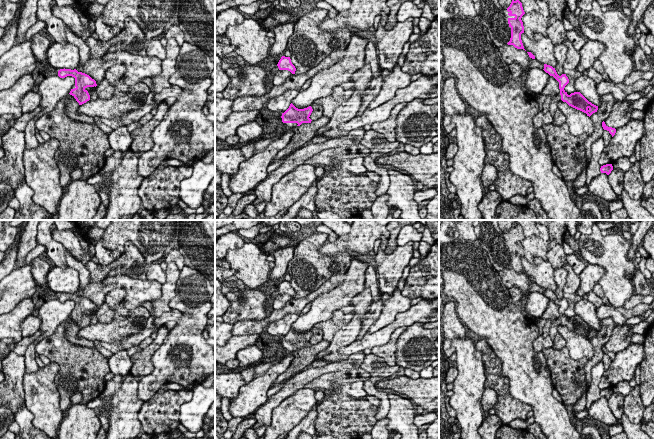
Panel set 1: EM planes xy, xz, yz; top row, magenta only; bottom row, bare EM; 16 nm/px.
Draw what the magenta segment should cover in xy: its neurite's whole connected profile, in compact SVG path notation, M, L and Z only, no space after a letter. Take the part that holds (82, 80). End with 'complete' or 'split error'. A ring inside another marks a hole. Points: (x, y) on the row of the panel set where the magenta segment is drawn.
M60 69L58 71L58 76L60 78L65 78L67 76L72 76L75 78L75 88L71 89L69 94L76 99L79 105L82 105L90 100L90 95L86 88L97 86L94 79L85 73L78 72L76 69Z; complete

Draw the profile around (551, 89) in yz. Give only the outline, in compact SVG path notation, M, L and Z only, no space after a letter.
M549 76L548 83L546 84L542 94L551 97L549 112L552 116L554 116L556 109L558 108L557 104L561 101L561 95L559 82L553 76Z

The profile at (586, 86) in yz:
M587 75L579 76L574 81L576 92L580 92L589 102L599 106L601 104L601 95L597 92L597 83Z

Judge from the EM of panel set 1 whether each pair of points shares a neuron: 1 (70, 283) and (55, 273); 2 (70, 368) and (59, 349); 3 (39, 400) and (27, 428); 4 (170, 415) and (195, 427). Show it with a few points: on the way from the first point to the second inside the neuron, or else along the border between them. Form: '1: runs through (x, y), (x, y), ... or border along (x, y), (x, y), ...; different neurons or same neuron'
1: runs through (66, 280), (62, 280), (59, 277); same neuron
2: runs through (70, 363), (70, 360), (64, 354); same neuron
3: border along (24, 402), (33, 416), (33, 425), (36, 428); different neurons
4: border along (191, 399), (184, 402), (180, 407), (180, 424); different neurons

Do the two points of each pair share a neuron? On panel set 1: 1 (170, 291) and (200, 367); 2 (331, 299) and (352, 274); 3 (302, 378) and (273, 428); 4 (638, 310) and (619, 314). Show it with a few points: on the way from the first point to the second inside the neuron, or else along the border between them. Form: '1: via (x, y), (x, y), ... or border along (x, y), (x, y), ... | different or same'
1: border along (179, 275), (170, 308) | different
2: via (338, 295), (352, 281) | same
3: border along (303, 387), (287, 396), (274, 408) | different
4: via (633, 312), (624, 314) | same

